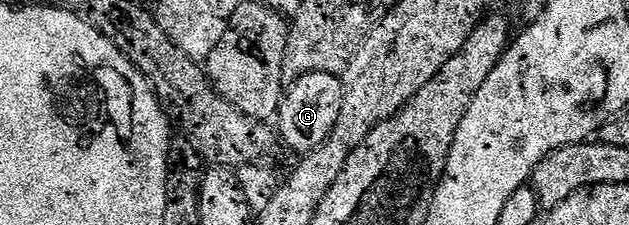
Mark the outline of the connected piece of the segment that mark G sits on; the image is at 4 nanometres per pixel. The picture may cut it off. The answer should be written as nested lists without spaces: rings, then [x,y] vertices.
[[[304,73],[301,77],[292,78],[290,85],[293,86],[290,89],[288,86],[281,98],[279,110],[280,140],[287,148],[294,149],[297,155],[313,153],[329,138],[341,110],[341,89],[338,88],[338,74]]]

